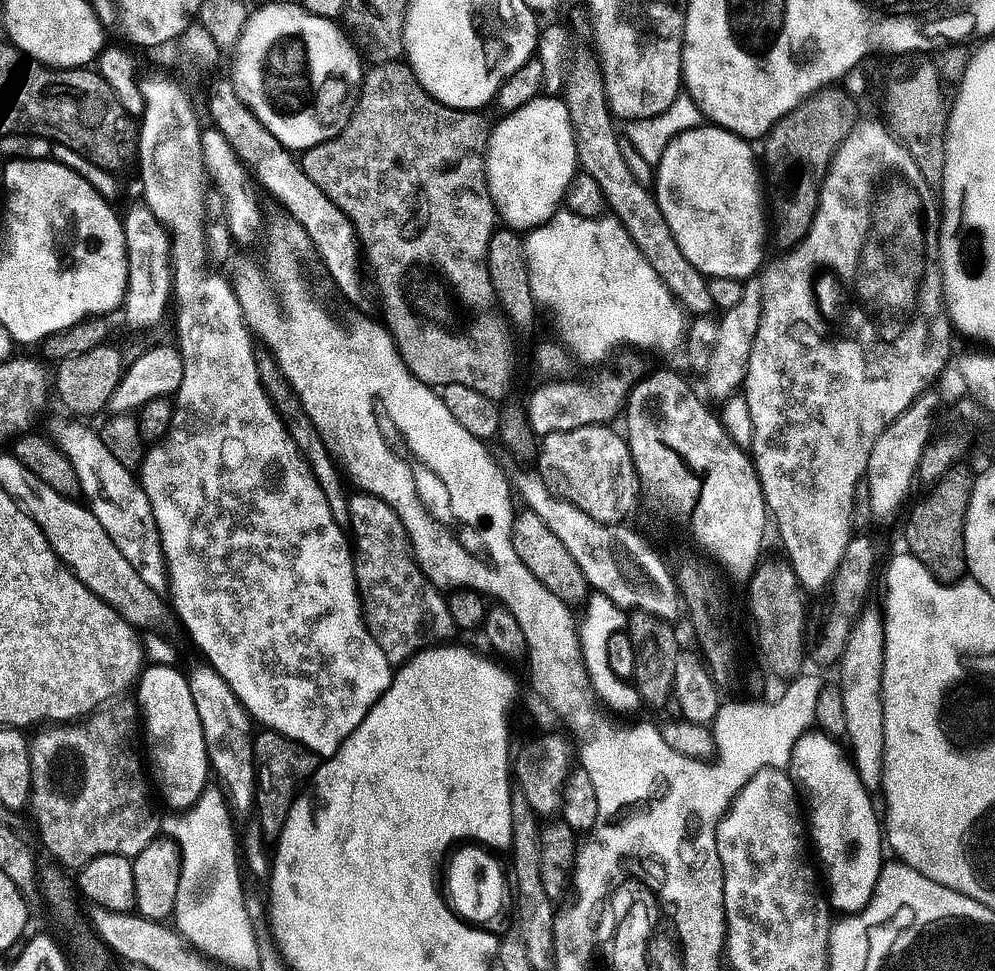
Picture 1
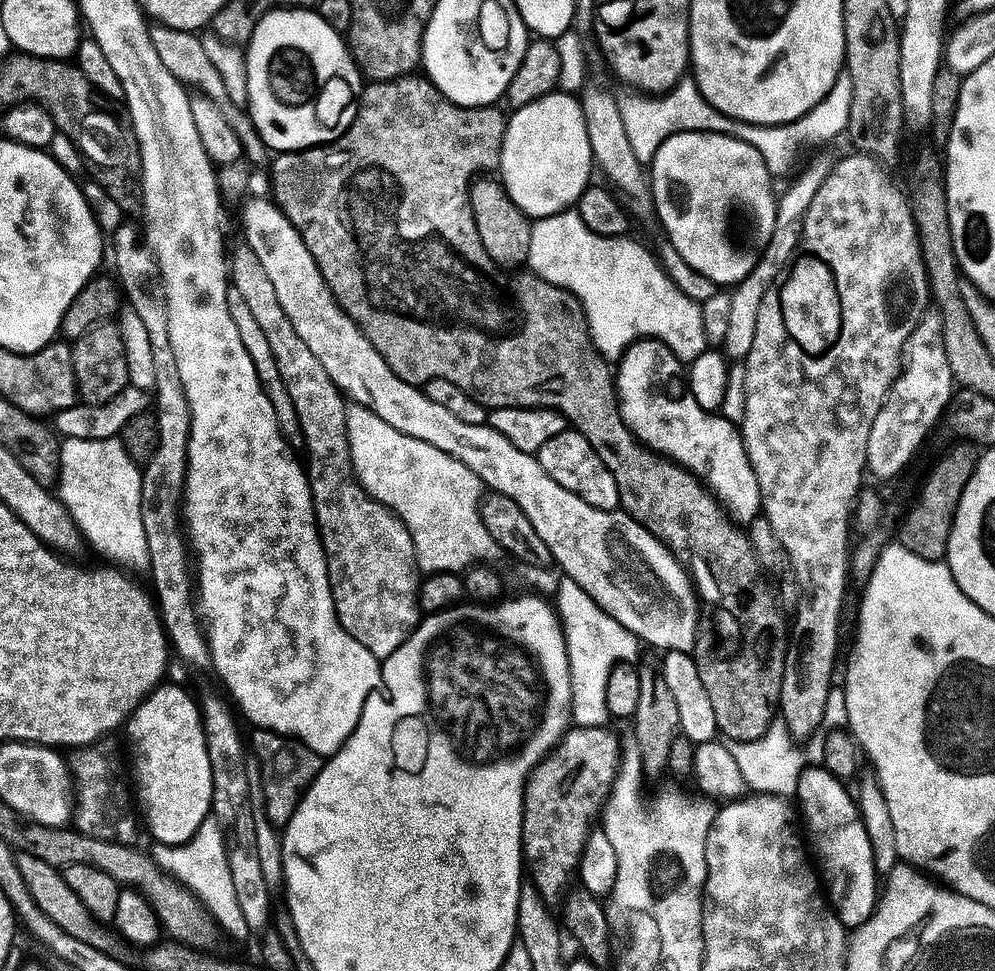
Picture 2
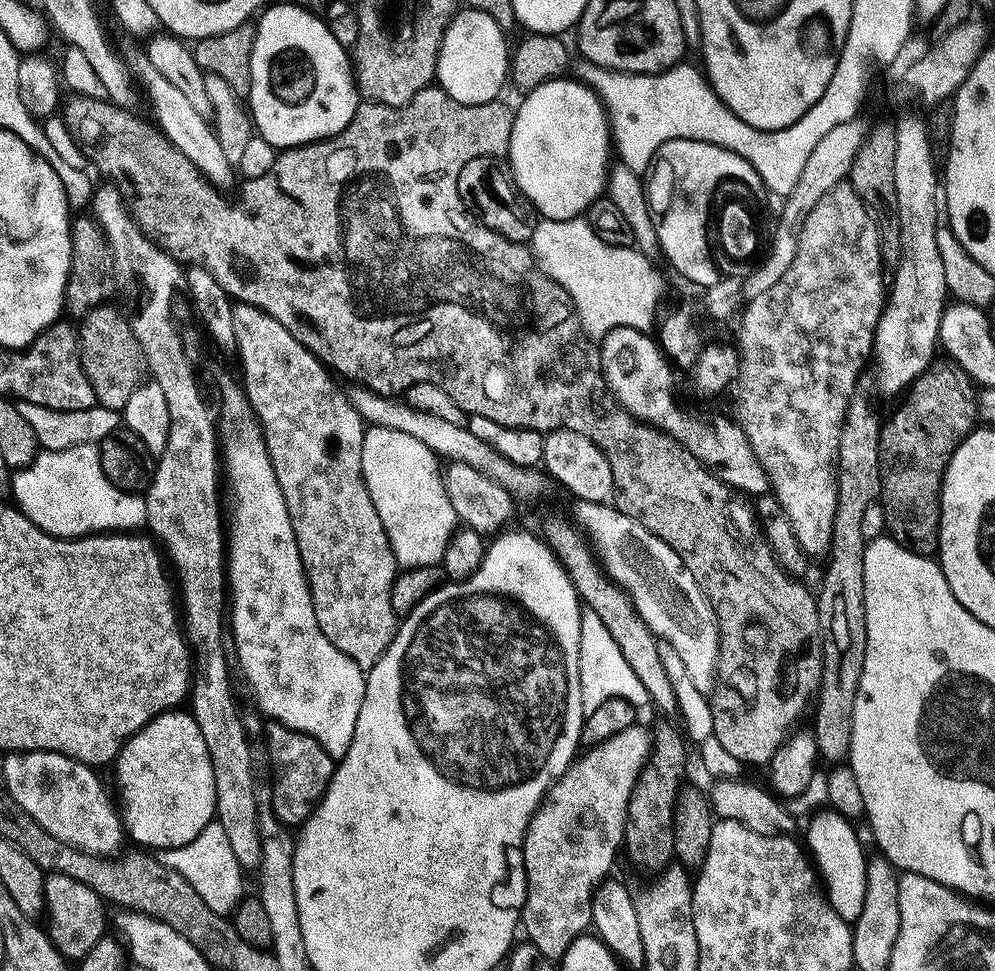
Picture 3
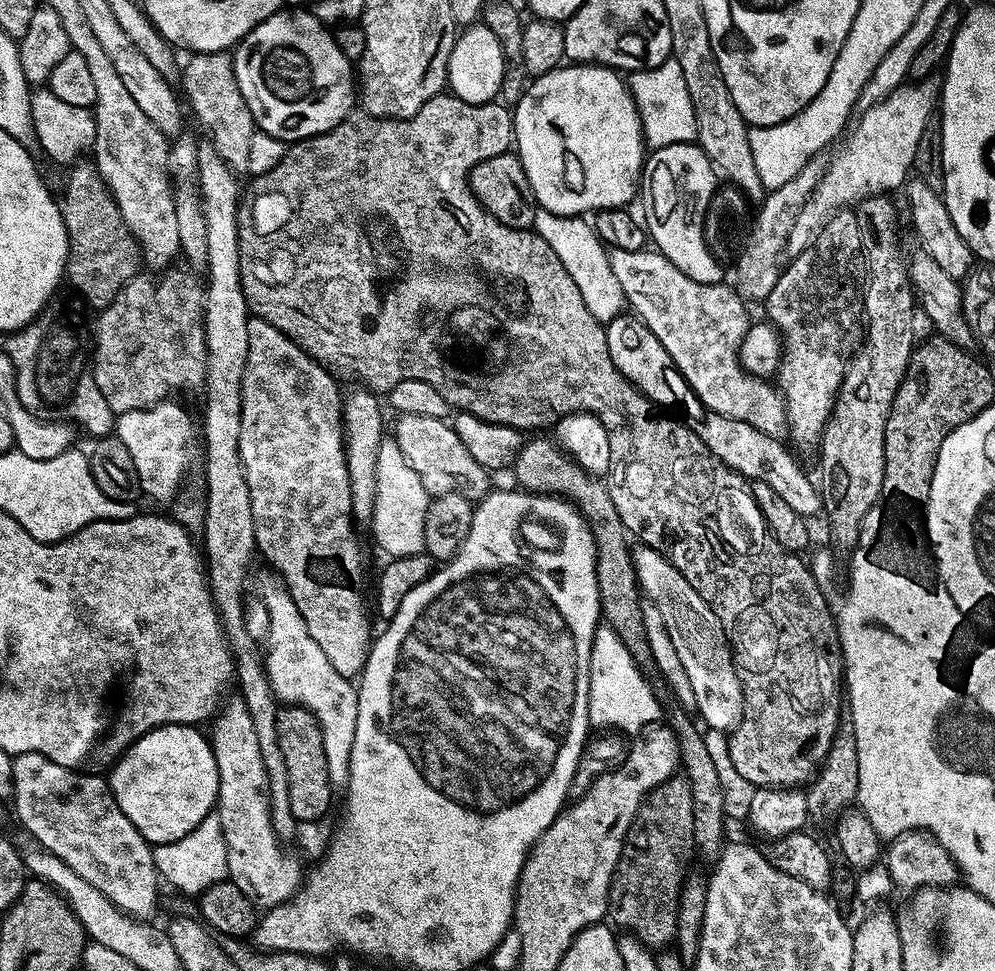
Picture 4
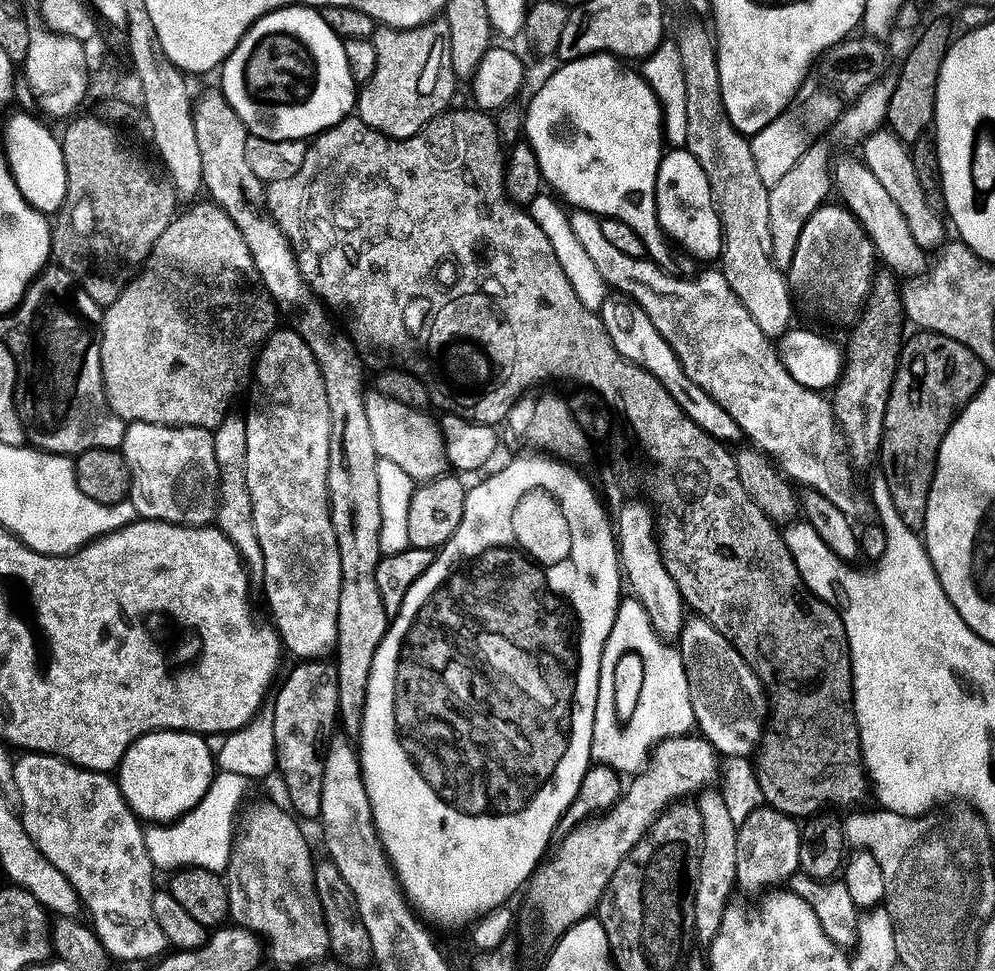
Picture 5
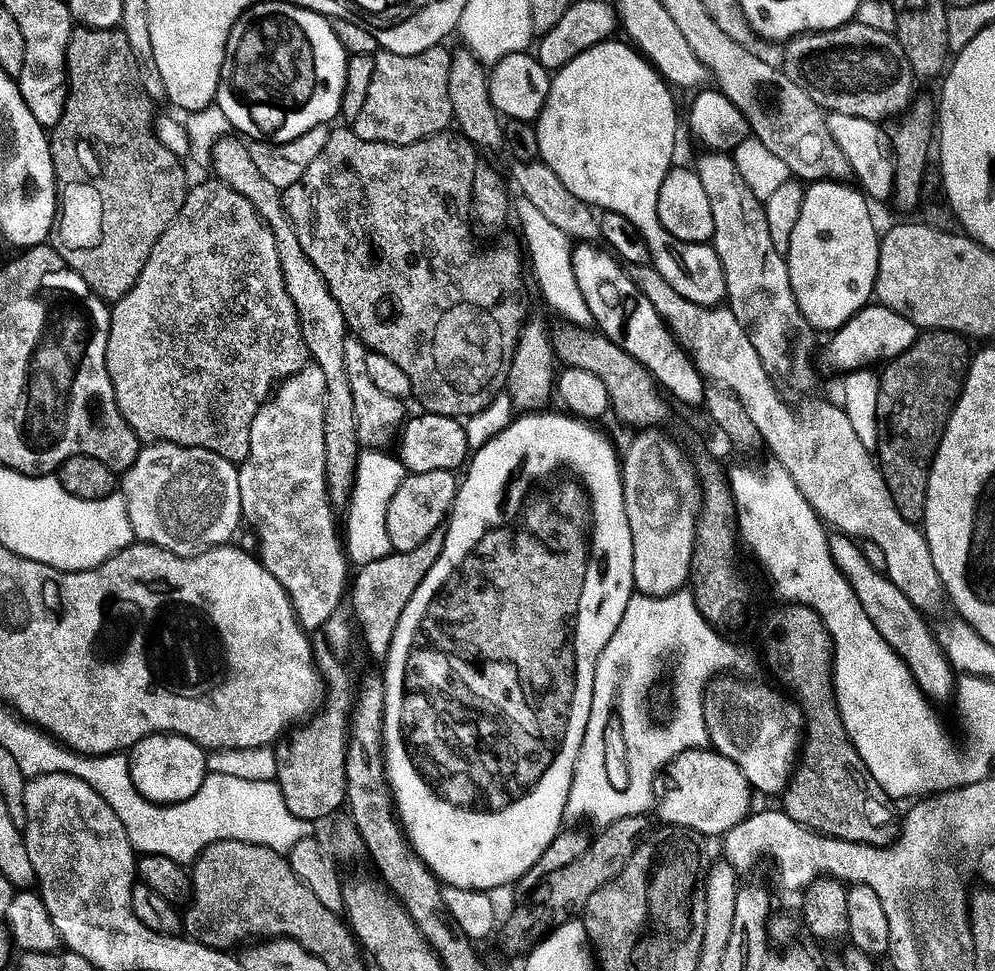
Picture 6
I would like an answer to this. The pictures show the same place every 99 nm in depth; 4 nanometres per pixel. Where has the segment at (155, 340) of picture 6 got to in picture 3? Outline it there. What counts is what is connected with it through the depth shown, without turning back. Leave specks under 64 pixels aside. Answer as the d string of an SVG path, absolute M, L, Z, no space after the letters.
M112 307L95 308L94 311L83 317L80 348L83 350L82 360L86 378L90 378L90 386L94 386L97 405L120 414L123 413L126 402L130 402L130 394L134 394L134 390L140 387L145 379L146 361L144 351L140 348L140 340L136 337L135 329L132 328L131 319L127 315L124 317L118 309Z

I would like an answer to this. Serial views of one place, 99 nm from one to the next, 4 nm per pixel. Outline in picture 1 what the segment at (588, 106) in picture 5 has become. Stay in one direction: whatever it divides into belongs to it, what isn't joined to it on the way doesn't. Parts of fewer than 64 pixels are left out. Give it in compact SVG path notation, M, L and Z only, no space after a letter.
M548 94L522 106L522 110L507 113L500 125L492 128L488 143L488 188L496 201L498 216L509 229L531 230L547 224L561 211L568 195L568 188L578 175L575 130L571 125L570 110L565 101L551 100Z

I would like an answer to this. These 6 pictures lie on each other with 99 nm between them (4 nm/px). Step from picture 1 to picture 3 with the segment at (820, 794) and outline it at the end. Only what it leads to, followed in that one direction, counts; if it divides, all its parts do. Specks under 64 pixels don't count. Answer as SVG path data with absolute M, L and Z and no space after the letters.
M835 810L817 811L811 820L812 825L808 828L807 851L818 869L818 875L826 889L832 909L838 914L838 918L842 918L850 925L855 925L862 917L866 903L869 857L864 856L864 844L860 841L859 834L852 829L855 828L853 821Z

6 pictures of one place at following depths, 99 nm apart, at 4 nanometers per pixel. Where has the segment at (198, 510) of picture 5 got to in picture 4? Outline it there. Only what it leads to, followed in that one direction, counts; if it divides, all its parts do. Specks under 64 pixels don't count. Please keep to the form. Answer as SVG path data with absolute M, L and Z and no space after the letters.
M165 402L153 408L126 414L117 419L114 429L126 450L130 450L130 458L134 458L134 470L138 470L144 496L157 500L160 504L167 500L175 501L181 495L180 487L183 486L184 479L192 468L192 459L196 456L196 442L198 446L197 425L196 428L192 425L183 406L176 403Z

